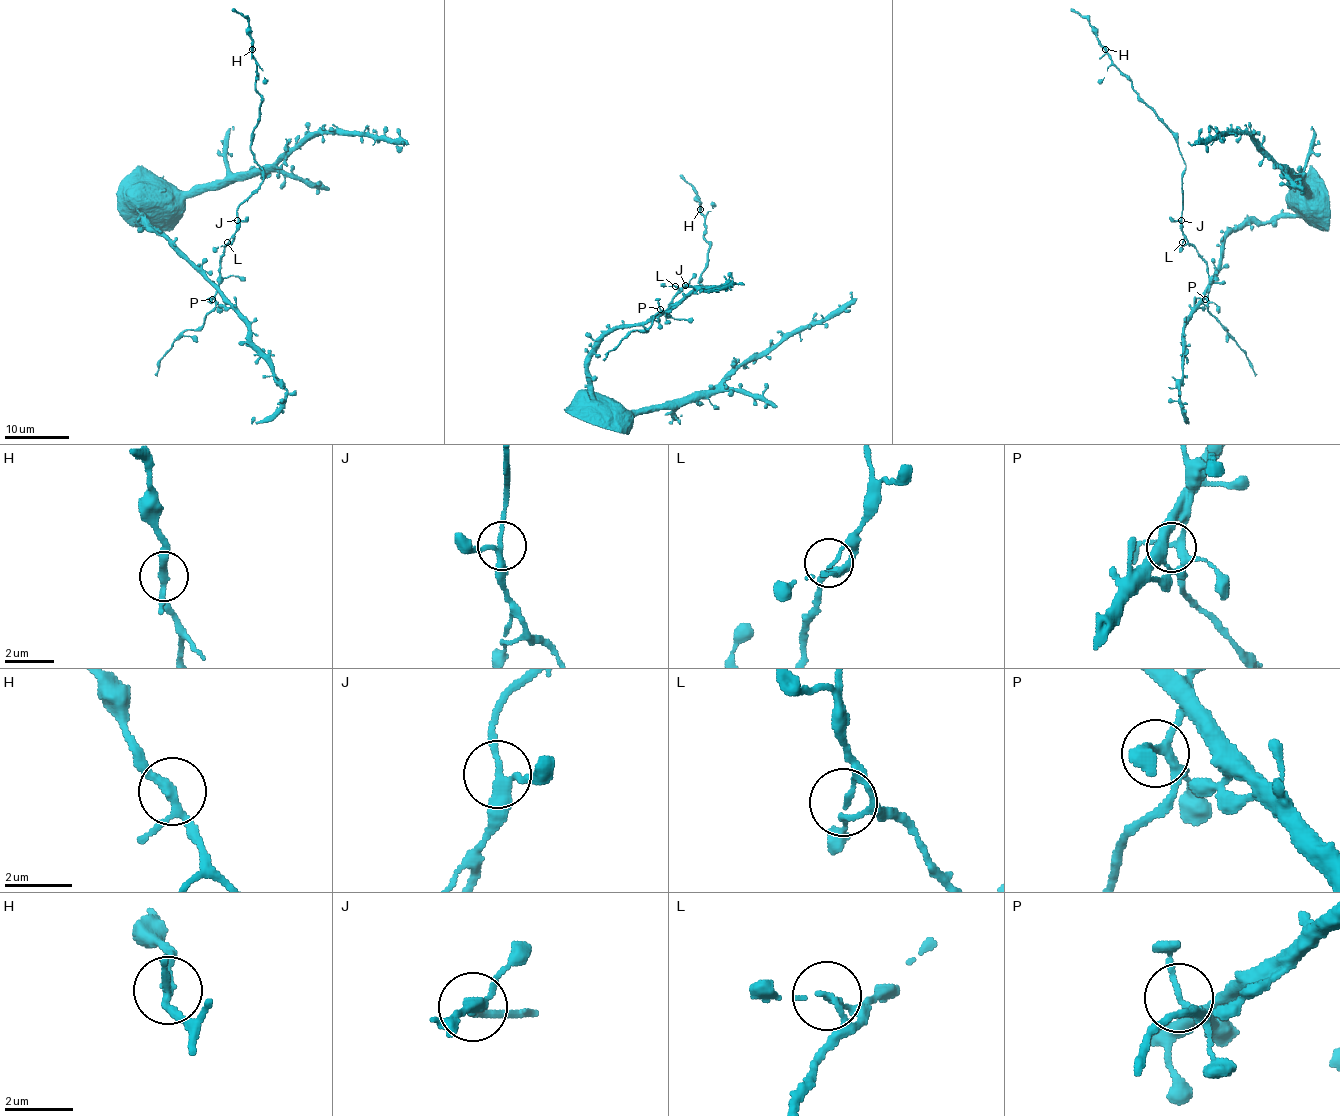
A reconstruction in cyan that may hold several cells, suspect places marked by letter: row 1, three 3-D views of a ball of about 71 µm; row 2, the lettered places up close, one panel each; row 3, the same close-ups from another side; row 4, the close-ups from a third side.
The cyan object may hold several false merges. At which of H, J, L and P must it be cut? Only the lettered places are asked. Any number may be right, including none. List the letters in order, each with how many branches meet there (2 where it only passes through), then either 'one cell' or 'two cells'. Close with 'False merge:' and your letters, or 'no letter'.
H: 3 branches meet; one cell
J: 3 branches meet; one cell
L: 2 branches meet; one cell
P: 4 branches meet; one cell
False merge: no letter

